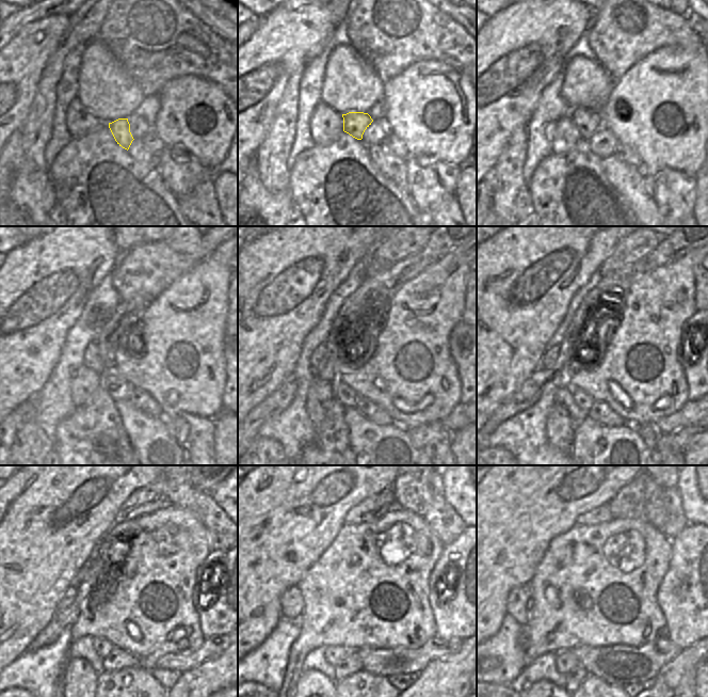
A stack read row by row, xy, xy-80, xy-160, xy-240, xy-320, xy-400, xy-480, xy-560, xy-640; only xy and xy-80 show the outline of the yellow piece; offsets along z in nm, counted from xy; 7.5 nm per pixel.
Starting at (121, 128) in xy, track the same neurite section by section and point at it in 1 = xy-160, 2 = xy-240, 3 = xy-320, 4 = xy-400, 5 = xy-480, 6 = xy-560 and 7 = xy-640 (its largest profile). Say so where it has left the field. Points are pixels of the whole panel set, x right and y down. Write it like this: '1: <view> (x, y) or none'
1: xy-160 (586, 121)
2: xy-240 (92, 360)
3: xy-320 (319, 352)
4: xy-400 (550, 355)
5: xy-480 (70, 592)
6: xy-560 (291, 602)
7: xy-640 (518, 603)

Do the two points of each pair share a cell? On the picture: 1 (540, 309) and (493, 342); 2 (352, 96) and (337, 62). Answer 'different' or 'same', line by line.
1: same
2: same

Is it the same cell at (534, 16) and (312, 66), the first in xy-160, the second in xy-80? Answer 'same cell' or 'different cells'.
different cells

